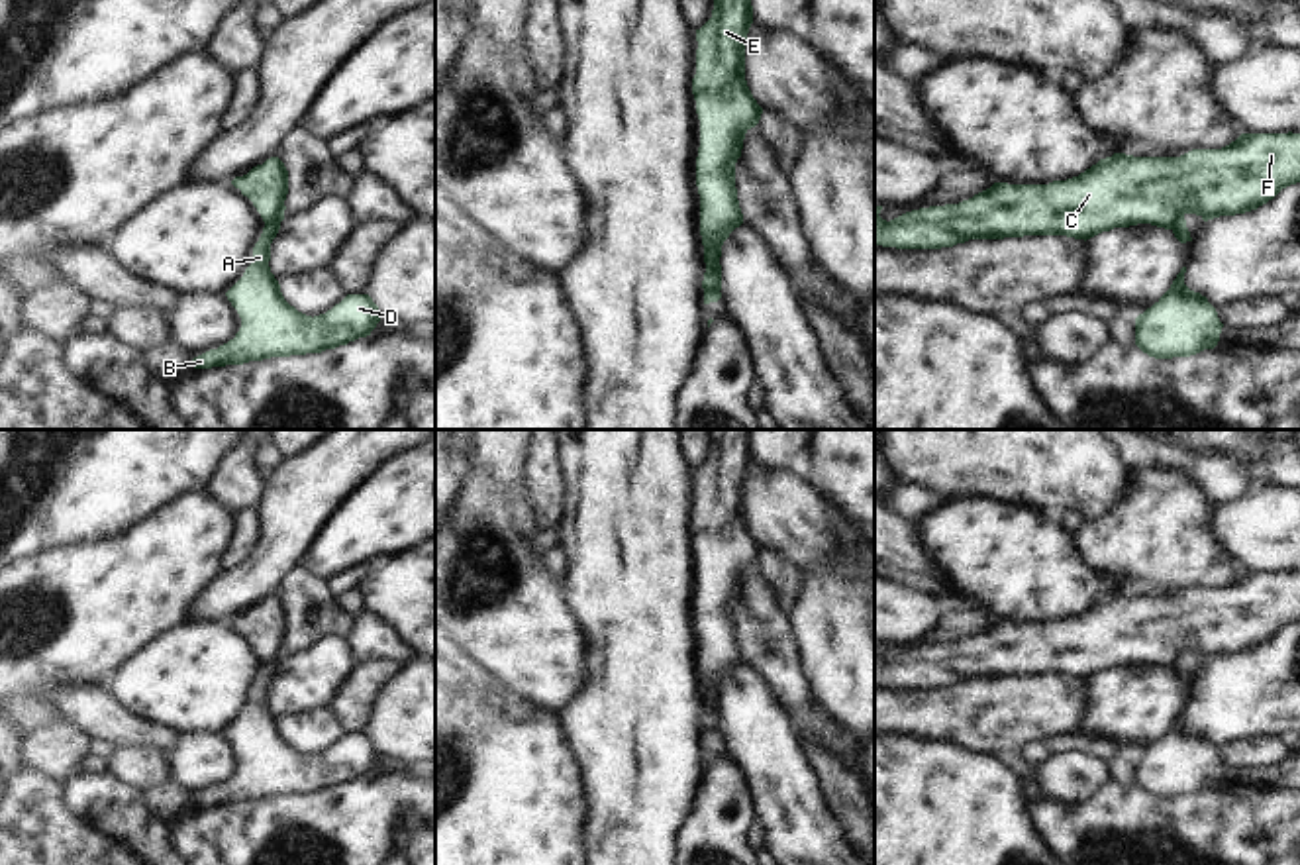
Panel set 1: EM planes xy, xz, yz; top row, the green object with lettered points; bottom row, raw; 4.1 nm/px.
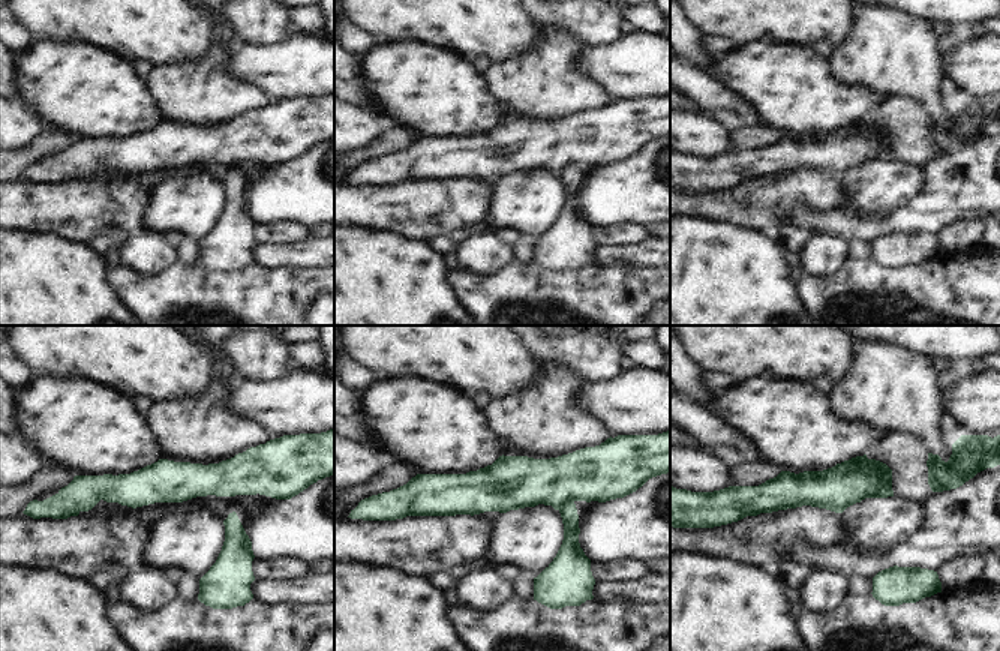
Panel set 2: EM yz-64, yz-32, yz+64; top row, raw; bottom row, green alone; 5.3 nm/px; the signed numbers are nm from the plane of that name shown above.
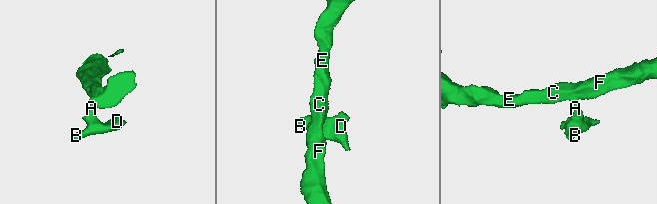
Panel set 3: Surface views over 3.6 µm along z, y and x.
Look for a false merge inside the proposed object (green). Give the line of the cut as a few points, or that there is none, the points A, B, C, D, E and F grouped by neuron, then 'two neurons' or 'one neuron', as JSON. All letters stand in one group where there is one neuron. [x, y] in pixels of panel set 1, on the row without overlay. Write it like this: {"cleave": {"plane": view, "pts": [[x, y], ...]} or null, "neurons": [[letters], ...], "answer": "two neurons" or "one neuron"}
{"cleave": {"plane": "yz", "pts": [[1183, 654], [1171, 667]]}, "neurons": [["A", "B", "D"], ["C", "E", "F"]], "answer": "two neurons"}

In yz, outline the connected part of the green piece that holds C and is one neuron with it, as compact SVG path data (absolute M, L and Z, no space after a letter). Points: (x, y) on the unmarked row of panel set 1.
M1241 573L1222 588L1192 588L1180 596L1133 596L1114 592L1096 604L1067 620L1049 624L1008 624L994 622L990 628L959 643L929 645L906 651L890 661L878 653L882 645L875 643L875 685L896 688L941 688L965 683L969 679L1004 679L1024 675L1067 675L1090 679L1114 667L1151 663L1173 669L1184 653L1196 653L1204 661L1220 655L1235 655L1257 649L1273 639L1282 628L1300 622L1300 573Z

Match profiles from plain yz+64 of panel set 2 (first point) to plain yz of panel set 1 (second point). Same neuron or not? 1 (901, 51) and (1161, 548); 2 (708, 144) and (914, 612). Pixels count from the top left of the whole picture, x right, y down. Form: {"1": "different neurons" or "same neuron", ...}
{"1": "same neuron", "2": "same neuron"}

